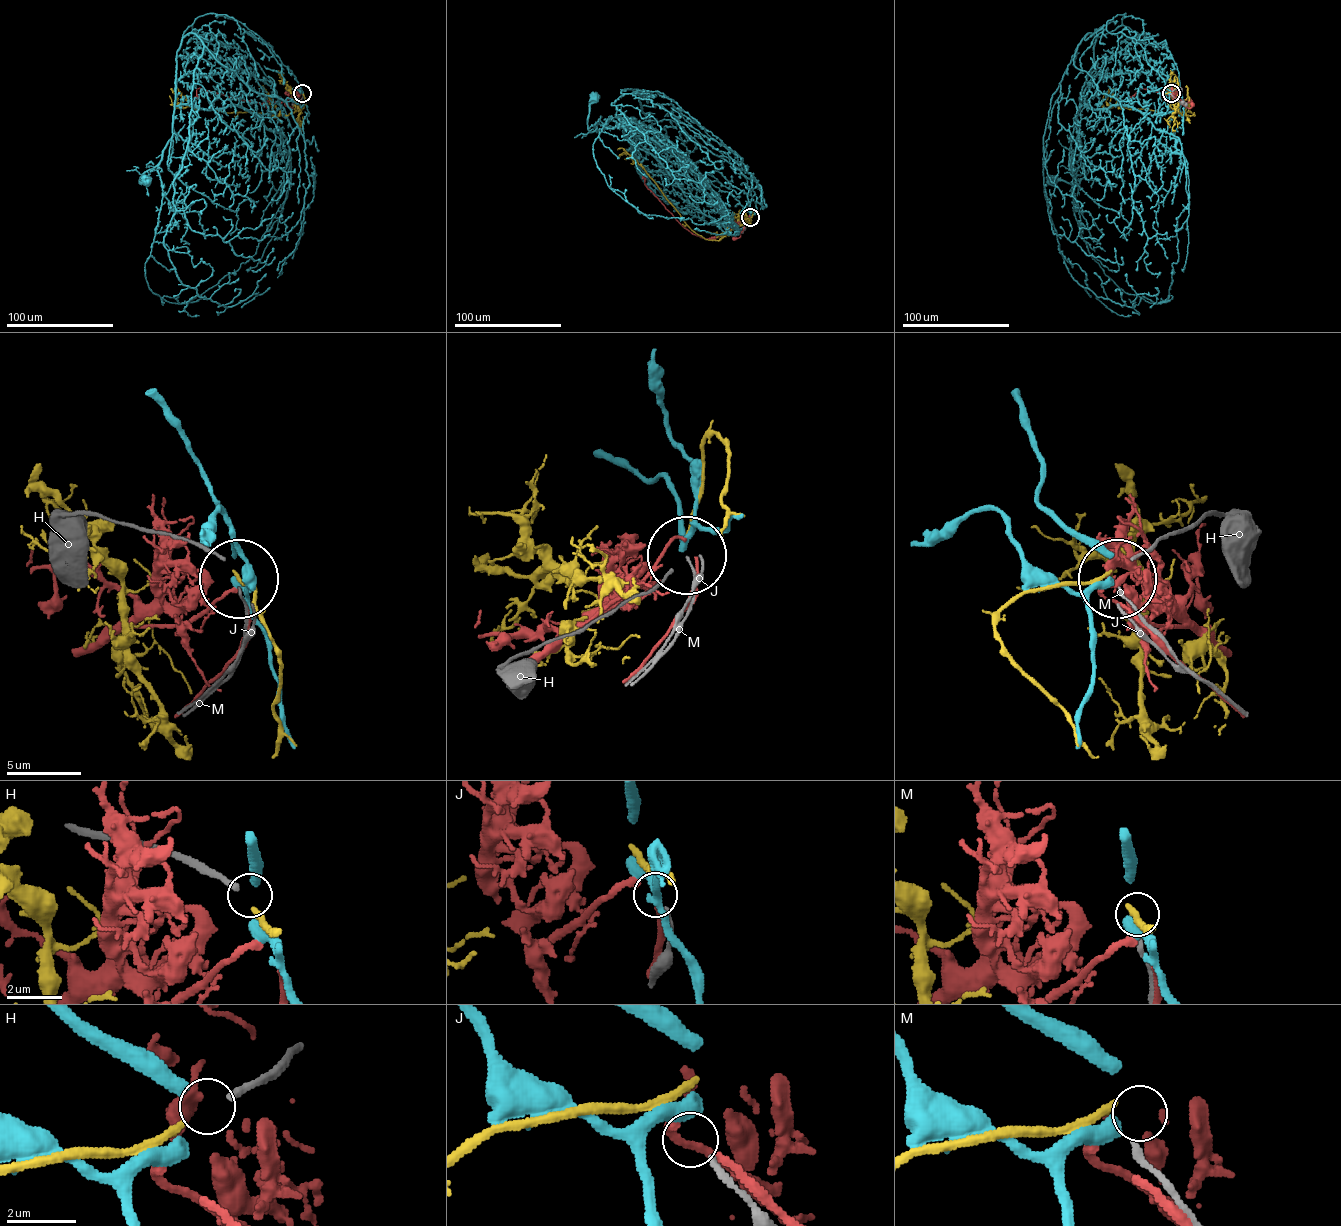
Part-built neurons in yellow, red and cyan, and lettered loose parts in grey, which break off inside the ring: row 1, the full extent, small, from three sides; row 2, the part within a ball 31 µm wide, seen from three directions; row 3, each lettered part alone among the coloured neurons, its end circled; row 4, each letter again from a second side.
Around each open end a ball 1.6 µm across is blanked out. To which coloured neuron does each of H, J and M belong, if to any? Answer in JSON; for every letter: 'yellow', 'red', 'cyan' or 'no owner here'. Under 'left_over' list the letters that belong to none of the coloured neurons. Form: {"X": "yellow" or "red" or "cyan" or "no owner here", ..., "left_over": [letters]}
{"H": "yellow", "J": "no owner here", "M": "no owner here", "left_over": ["J", "M"]}

